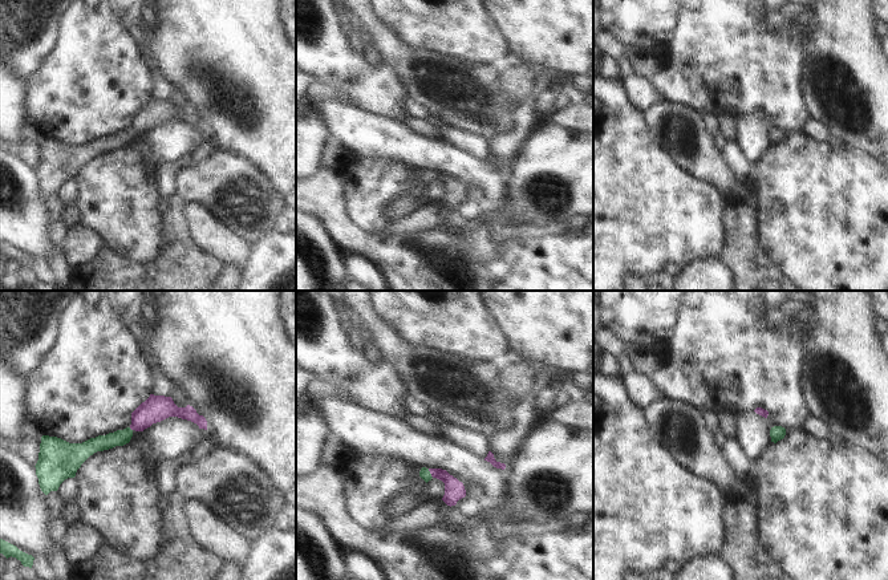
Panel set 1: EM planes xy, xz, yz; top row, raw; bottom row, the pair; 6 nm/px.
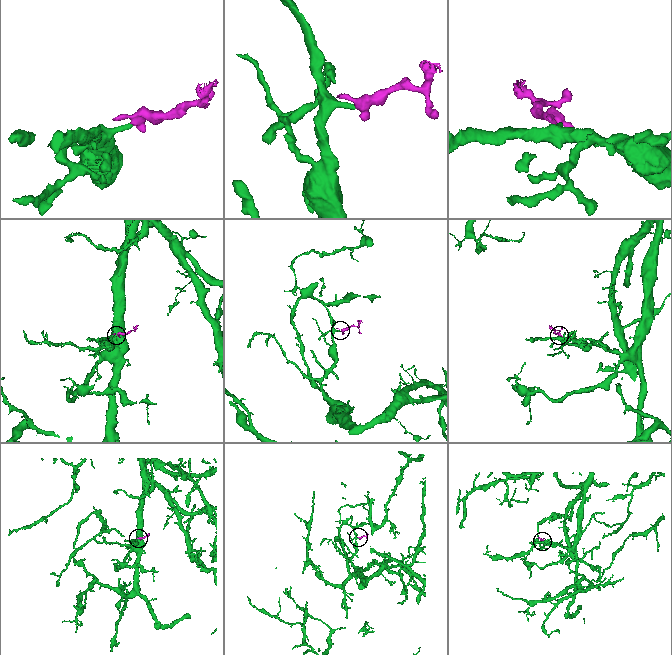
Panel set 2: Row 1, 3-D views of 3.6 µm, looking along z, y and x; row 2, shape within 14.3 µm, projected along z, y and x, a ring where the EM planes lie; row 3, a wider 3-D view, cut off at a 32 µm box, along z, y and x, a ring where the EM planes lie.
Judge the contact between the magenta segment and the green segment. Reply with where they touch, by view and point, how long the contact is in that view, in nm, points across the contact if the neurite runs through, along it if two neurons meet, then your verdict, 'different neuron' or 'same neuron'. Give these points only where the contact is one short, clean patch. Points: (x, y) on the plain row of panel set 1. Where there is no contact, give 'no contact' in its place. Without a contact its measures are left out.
contact xz (430, 175); length 70 nm; way xz (454, 193), (441, 177), (430, 175), (425, 177); same neuron

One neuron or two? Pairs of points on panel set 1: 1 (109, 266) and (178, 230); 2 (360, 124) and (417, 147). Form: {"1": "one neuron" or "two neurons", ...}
{"1": "one neuron", "2": "one neuron"}

